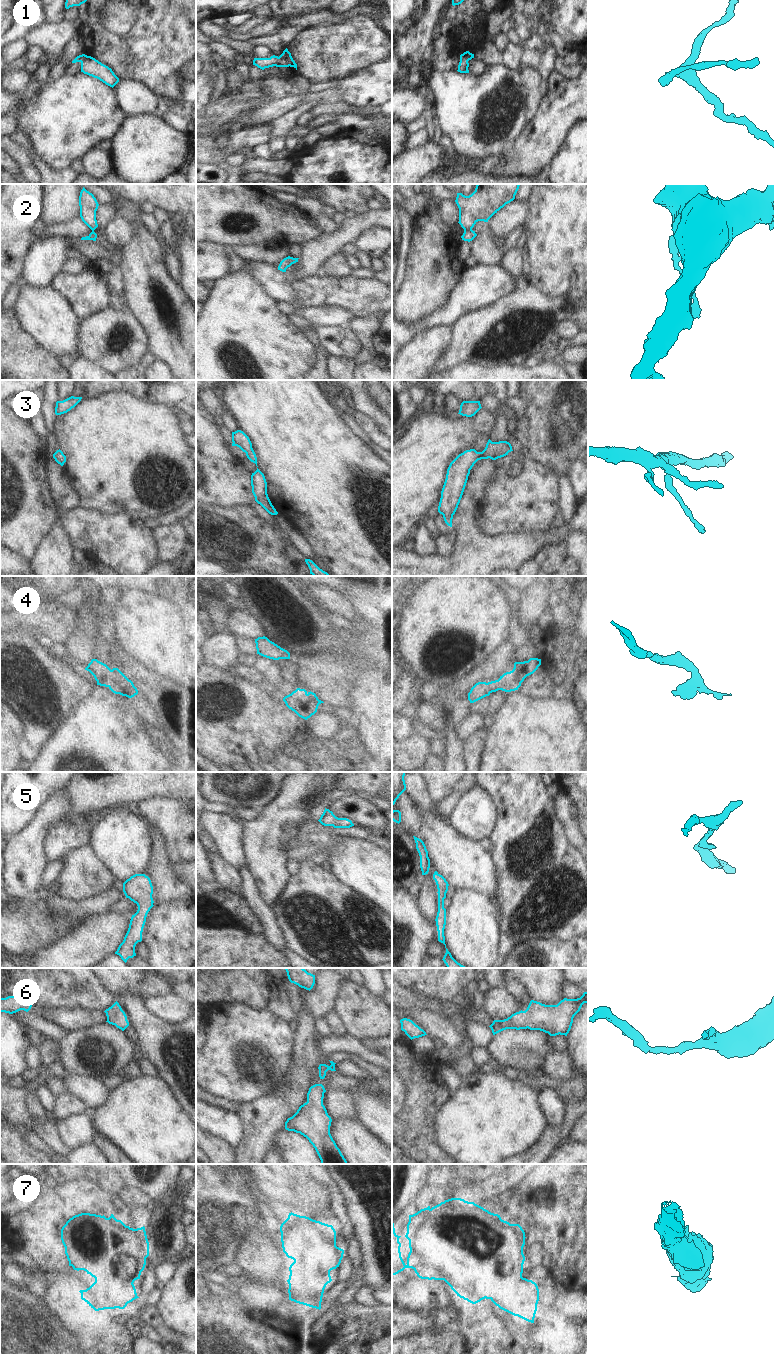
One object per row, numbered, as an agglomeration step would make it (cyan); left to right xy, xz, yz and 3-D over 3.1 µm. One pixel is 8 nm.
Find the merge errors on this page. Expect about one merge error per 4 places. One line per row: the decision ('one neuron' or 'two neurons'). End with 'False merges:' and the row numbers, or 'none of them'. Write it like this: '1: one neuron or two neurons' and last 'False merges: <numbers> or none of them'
1: one neuron
2: two neurons
3: one neuron
4: one neuron
5: one neuron
6: one neuron
7: one neuron
False merges: 2

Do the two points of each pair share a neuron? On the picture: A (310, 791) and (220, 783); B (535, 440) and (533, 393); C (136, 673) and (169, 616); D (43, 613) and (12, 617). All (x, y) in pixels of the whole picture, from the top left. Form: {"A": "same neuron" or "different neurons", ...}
{"A": "different neurons", "B": "same neuron", "C": "different neurons", "D": "same neuron"}

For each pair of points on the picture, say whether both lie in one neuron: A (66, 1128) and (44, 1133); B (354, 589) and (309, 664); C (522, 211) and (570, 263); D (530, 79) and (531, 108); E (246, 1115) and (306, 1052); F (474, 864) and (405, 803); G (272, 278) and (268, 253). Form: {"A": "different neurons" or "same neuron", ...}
{"A": "different neurons", "B": "same neuron", "C": "different neurons", "D": "same neuron", "E": "same neuron", "F": "same neuron", "G": "different neurons"}

